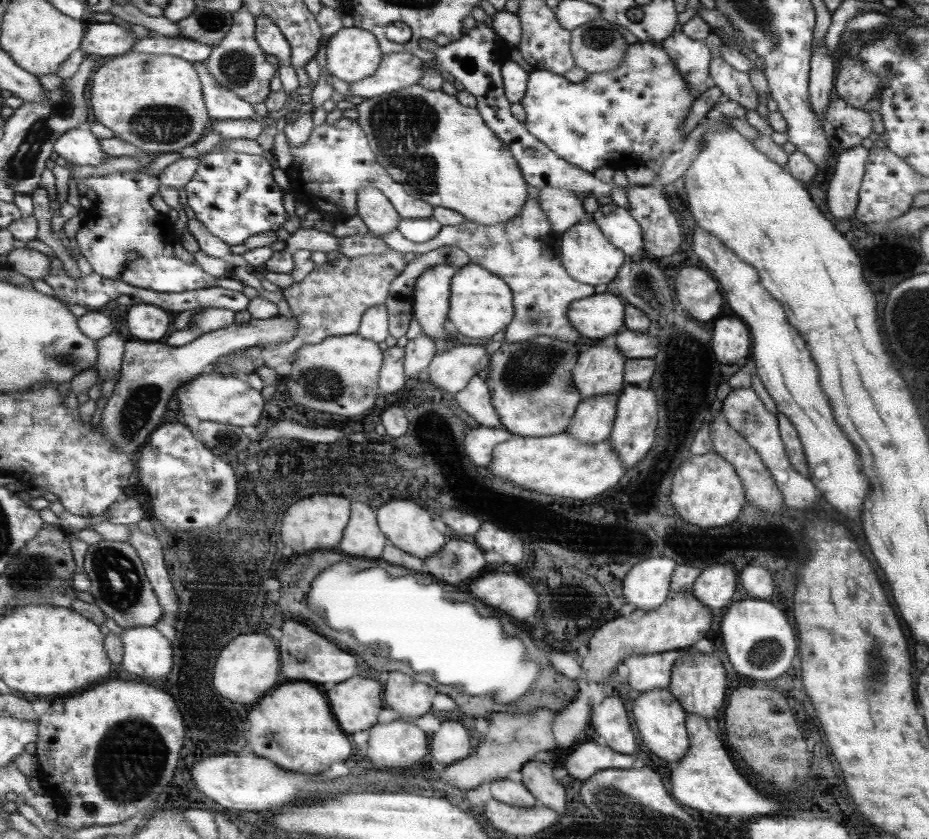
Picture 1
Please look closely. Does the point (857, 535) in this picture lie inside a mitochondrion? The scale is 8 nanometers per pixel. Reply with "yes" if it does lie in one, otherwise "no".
no

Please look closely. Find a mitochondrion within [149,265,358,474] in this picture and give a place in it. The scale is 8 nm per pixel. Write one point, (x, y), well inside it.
(318, 385)

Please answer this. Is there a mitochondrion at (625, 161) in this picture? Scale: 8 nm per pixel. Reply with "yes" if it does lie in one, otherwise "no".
no

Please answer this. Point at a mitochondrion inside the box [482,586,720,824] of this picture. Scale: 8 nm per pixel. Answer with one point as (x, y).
(613, 792)

